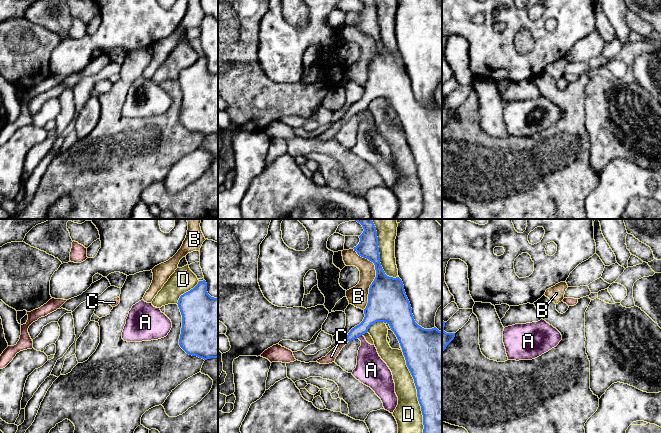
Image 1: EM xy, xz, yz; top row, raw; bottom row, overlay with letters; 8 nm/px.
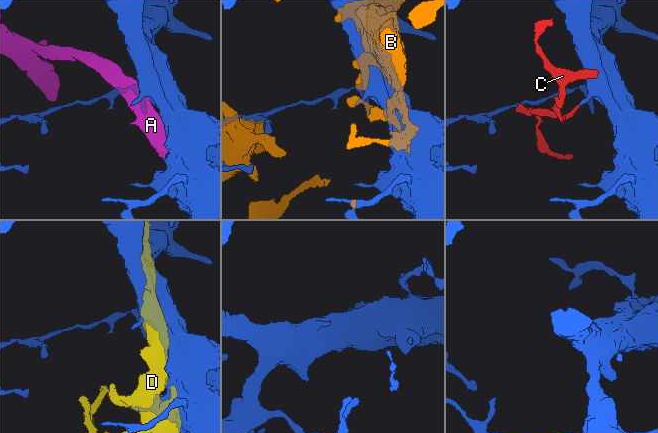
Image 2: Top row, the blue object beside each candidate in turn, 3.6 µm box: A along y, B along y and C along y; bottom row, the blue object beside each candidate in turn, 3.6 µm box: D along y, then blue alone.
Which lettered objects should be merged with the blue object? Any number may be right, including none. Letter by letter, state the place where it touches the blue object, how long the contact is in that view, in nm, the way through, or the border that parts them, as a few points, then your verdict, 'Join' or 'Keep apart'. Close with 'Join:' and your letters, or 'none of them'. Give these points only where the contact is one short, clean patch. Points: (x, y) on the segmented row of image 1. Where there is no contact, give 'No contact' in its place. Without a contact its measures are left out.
A: Touches blue at xz (359, 335). Shared border 50 nm. Keep apart
B: Touches blue at xz (376, 276). Shared border 500 nm. Keep apart
C: Touches blue at xz (347, 340). Shared border 40 nm. Path across: xz (369, 319), (347, 340), (331, 356). Join
D: Touches blue at xz (417, 391). Shared border 700 nm. Keep apart
Join: C

